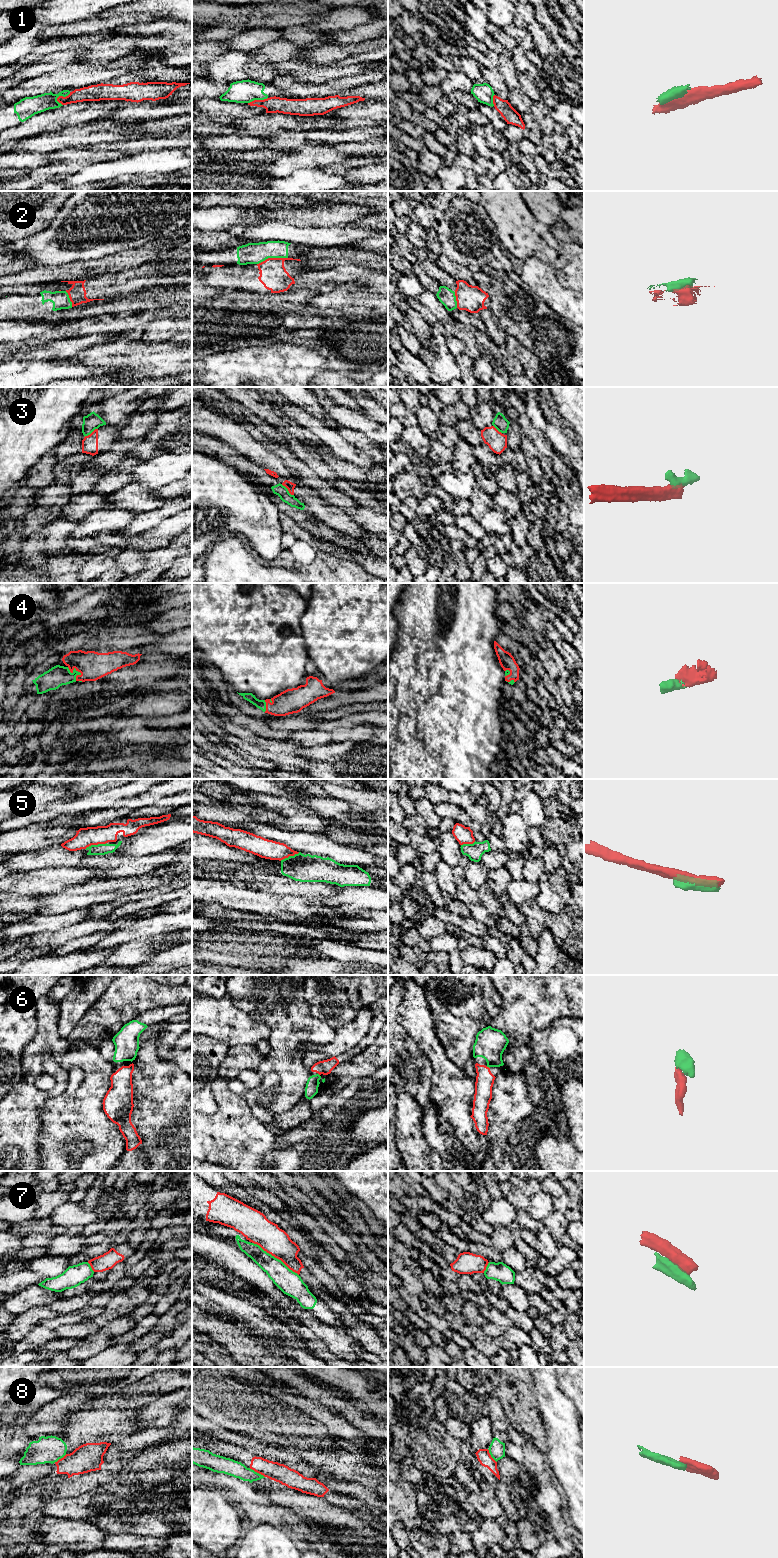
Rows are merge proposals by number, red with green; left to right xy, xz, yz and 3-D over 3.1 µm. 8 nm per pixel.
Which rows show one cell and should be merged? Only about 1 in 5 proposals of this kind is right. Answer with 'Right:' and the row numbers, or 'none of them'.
Right: 4, 6

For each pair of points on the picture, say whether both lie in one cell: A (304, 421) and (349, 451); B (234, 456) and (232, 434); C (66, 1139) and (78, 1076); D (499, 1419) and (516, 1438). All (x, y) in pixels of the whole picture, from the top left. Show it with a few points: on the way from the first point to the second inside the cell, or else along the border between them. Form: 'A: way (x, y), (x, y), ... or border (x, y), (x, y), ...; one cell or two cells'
A: way (315, 425), (338, 446); one cell
B: border (213, 436), (225, 441), (253, 461); two cells
C: border (81, 1068), (83, 1081), (69, 1096); two cells
D: border (509, 1425), (505, 1430); two cells

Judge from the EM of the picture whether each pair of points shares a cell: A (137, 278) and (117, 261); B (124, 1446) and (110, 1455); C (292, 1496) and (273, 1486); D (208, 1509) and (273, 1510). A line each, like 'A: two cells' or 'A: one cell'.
A: two cells
B: one cell
C: one cell
D: two cells

